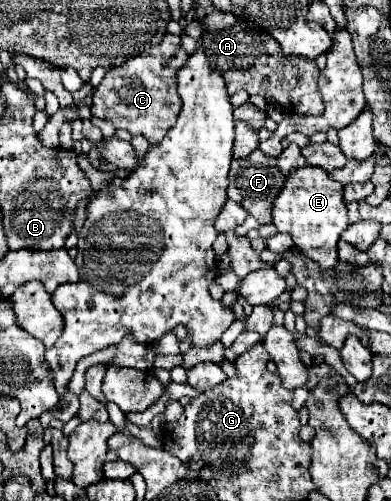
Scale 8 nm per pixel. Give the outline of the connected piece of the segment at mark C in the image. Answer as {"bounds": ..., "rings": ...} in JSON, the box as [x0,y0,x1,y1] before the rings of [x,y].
{"bounds":[92,33,188,145],"rings":[[[166,33],[160,45],[128,59],[120,67],[112,67],[104,75],[102,83],[94,87],[92,93],[92,115],[110,121],[116,129],[126,129],[130,135],[144,135],[150,145],[158,145],[170,127],[174,127],[182,105],[176,91],[176,73],[186,65],[186,59],[188,53],[180,43],[180,35]]]}

